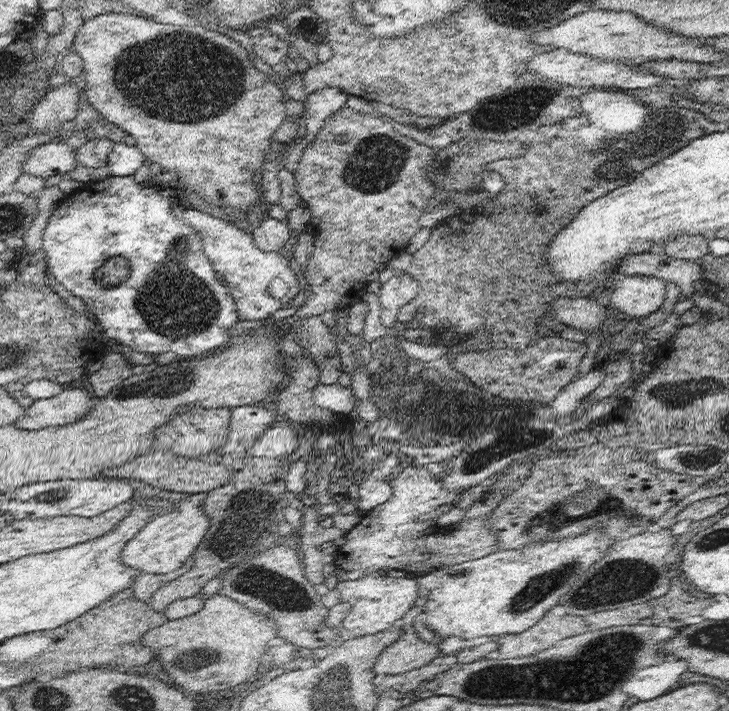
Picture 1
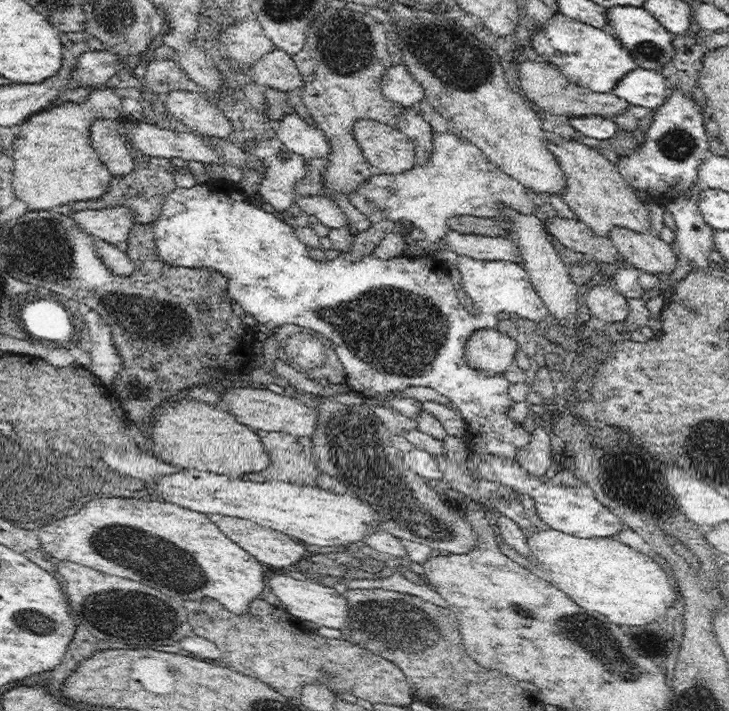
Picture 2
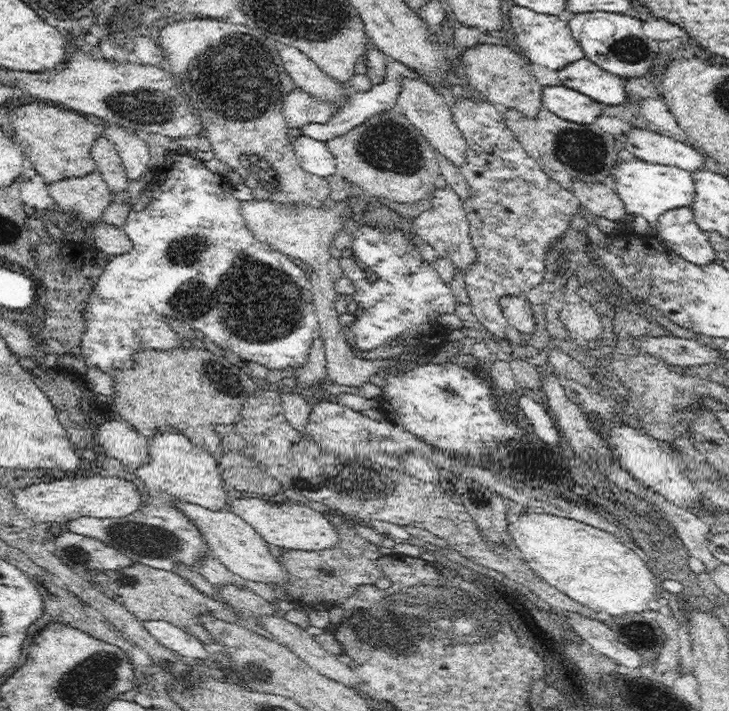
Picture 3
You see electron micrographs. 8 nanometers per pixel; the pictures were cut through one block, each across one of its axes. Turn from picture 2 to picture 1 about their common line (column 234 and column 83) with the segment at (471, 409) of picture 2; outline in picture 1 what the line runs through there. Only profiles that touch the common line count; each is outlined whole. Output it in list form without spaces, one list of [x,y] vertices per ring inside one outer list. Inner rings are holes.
[[[109,176],[99,182],[89,182],[77,188],[73,194],[63,196],[59,208],[49,216],[41,240],[45,254],[45,268],[49,274],[89,308],[107,338],[117,344],[125,344],[135,352],[163,354],[175,352],[177,358],[201,356],[213,348],[221,348],[229,342],[229,330],[237,324],[239,316],[233,304],[233,296],[227,286],[219,284],[219,276],[213,272],[209,260],[201,252],[201,240],[197,230],[183,224],[173,216],[177,198],[161,196],[161,186],[151,188],[151,182],[135,184],[133,176]],[[111,256],[123,256],[129,264],[129,278],[113,288],[97,284],[93,274]]]

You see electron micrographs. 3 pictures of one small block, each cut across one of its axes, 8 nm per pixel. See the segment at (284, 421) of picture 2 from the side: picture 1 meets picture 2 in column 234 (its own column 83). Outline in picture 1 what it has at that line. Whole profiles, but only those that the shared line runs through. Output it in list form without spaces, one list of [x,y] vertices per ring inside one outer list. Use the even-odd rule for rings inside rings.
[[[71,388],[63,390],[49,400],[35,400],[23,418],[17,420],[21,430],[39,430],[49,426],[65,426],[75,420],[81,420],[93,408],[93,394],[91,390]]]

